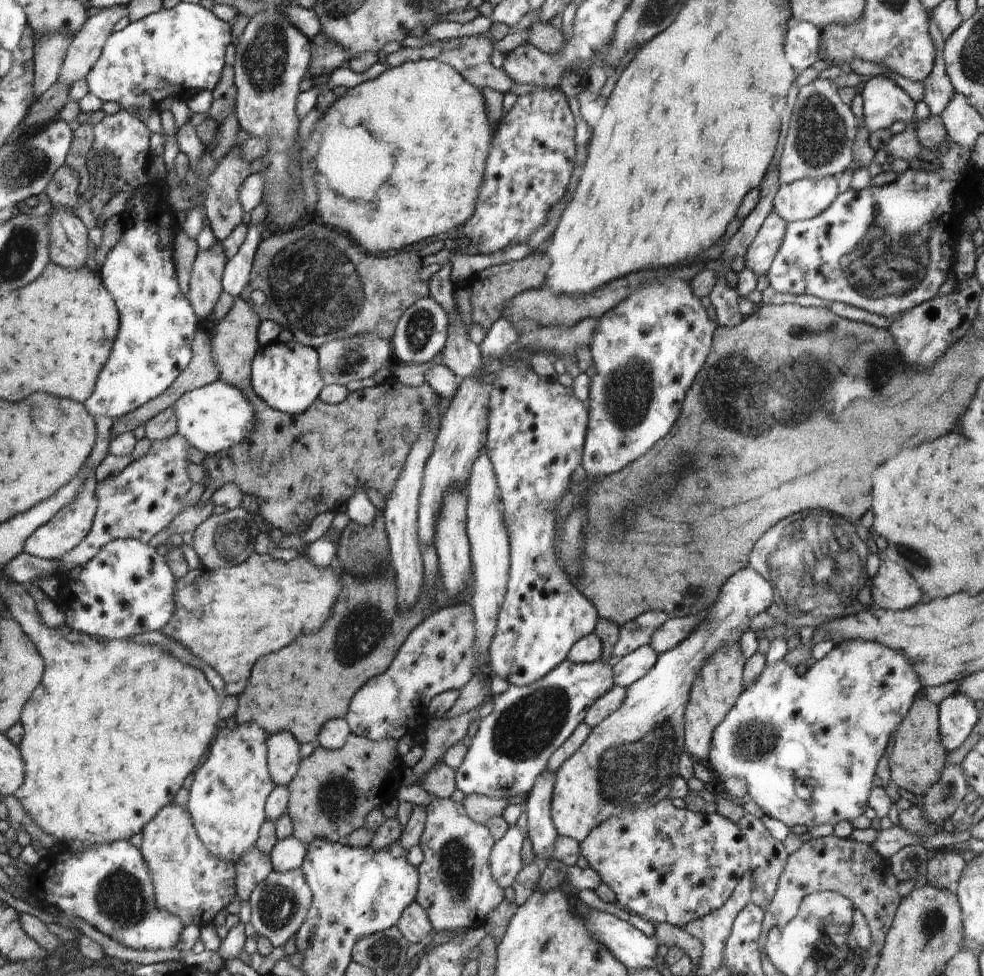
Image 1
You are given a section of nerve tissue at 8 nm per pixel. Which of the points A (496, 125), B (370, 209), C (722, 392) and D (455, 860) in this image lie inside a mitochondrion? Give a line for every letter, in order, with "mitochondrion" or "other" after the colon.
A: other
B: other
C: mitochondrion
D: mitochondrion

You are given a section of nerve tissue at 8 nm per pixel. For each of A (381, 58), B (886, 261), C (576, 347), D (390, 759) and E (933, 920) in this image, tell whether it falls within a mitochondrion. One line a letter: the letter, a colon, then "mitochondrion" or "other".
A: other
B: mitochondrion
C: other
D: other
E: mitochondrion

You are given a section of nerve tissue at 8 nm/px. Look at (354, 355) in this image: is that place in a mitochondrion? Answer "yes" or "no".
yes

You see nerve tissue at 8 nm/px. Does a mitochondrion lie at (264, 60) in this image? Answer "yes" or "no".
yes

